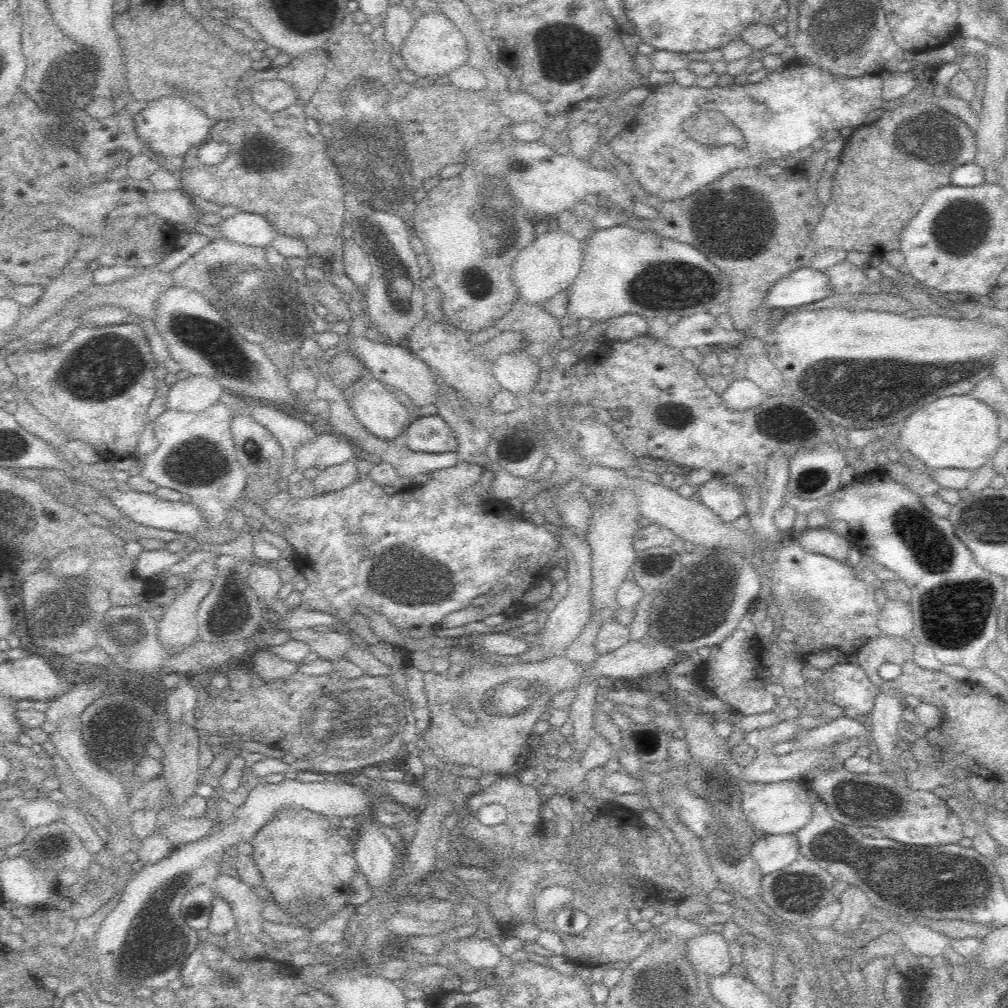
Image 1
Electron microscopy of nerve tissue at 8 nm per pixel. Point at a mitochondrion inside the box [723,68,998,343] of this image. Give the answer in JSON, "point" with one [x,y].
{"point":[924,136]}

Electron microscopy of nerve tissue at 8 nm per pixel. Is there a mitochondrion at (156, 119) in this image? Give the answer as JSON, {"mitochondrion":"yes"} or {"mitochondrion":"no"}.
{"mitochondrion":"no"}

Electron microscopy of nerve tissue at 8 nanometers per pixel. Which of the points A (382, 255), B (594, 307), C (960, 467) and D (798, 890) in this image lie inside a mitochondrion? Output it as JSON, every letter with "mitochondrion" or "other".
{"A":"other","B":"other","C":"other","D":"mitochondrion"}

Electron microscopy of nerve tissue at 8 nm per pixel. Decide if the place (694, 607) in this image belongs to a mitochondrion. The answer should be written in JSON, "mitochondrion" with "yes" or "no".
{"mitochondrion":"yes"}

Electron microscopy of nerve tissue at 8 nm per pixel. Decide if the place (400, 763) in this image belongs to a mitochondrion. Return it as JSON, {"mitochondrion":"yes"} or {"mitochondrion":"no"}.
{"mitochondrion":"no"}

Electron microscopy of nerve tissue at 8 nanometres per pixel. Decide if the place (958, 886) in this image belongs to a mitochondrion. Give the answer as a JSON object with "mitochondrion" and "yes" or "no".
{"mitochondrion":"yes"}

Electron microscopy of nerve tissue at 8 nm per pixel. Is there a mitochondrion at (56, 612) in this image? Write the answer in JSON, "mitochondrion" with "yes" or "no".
{"mitochondrion":"yes"}

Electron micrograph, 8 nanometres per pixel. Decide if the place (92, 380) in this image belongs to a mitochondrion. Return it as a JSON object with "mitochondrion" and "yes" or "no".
{"mitochondrion":"yes"}

